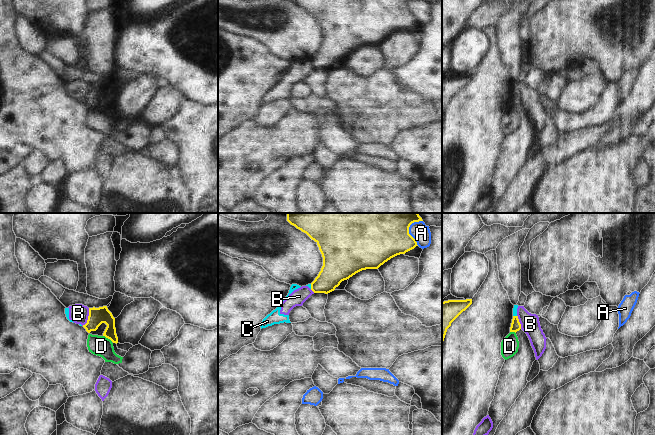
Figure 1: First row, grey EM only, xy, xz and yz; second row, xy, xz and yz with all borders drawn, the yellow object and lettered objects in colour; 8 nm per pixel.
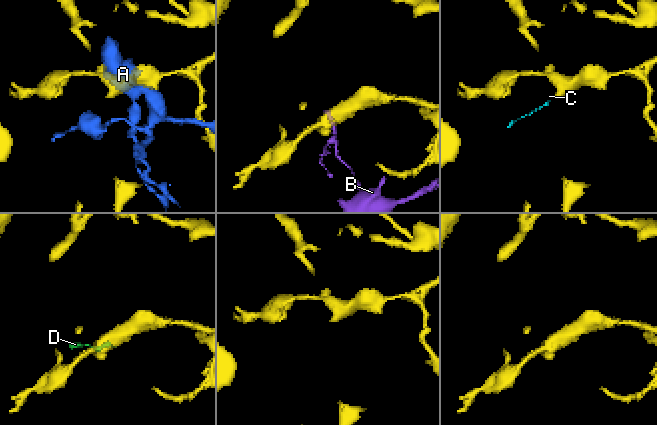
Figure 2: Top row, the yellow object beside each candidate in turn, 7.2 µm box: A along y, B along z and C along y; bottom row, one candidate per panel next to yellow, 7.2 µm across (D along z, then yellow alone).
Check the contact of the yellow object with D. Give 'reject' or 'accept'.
reject

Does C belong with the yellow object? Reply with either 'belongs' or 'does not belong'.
does not belong

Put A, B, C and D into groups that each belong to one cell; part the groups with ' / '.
A / B C / D

